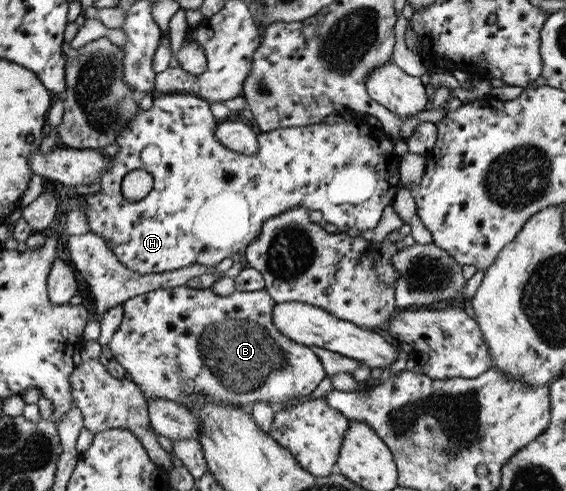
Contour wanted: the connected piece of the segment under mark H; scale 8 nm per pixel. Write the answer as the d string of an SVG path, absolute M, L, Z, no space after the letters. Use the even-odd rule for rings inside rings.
M153 94L152 106L146 111L140 111L136 118L132 118L132 122L126 125L126 128L117 133L115 143L118 144L119 150L110 157L111 165L106 171L100 173L98 180L99 192L84 196L84 200L79 203L80 211L84 211L87 222L89 223L90 232L99 235L108 246L108 249L113 253L113 256L130 271L147 274L147 273L162 273L171 272L175 269L180 269L192 264L202 264L216 266L222 259L226 257L235 258L236 255L242 255L245 247L255 239L260 231L263 221L270 219L272 216L277 216L279 213L295 207L305 207L311 210L318 210L322 214L322 219L326 221L328 228L338 232L350 233L351 236L358 236L358 233L371 230L375 227L380 219L380 213L384 211L383 207L391 205L392 200L400 189L398 163L400 156L394 152L394 144L392 137L389 137L382 129L373 128L368 124L360 124L355 117L348 116L346 124L344 122L320 123L320 125L308 125L308 127L296 127L286 129L276 129L269 132L257 132L257 153L241 154L230 149L226 149L214 137L214 129L216 129L216 119L214 119L208 107L210 103L196 96L189 94ZM154 147L158 149L160 157L152 163L146 163L148 157L140 157L144 149ZM135 169L143 169L152 177L152 188L146 194L146 197L140 201L126 201L122 198L121 181L124 175Z

